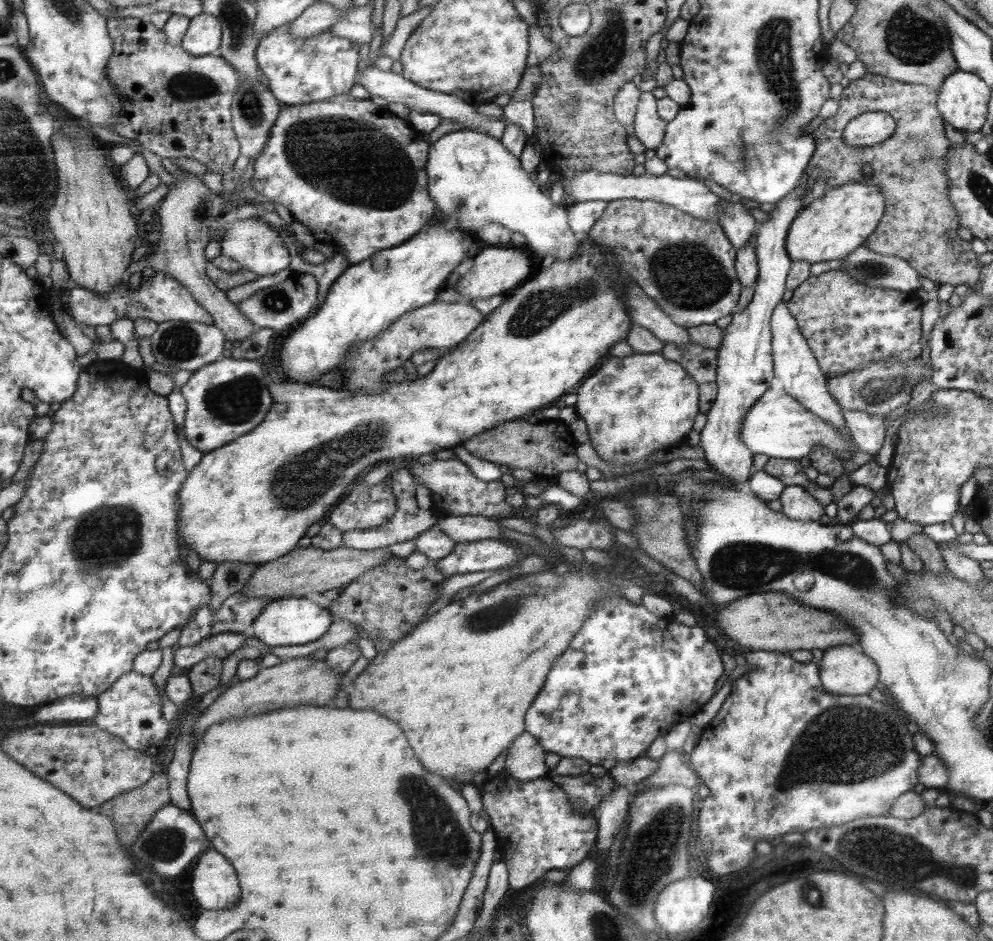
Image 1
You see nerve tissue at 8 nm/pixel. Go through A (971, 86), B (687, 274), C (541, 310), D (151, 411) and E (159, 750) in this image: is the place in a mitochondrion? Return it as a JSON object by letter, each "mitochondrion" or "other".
{"A":"other","B":"mitochondrion","C":"mitochondrion","D":"other","E":"other"}

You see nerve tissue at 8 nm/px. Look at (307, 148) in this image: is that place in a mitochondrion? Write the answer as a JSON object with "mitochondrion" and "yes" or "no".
{"mitochondrion":"yes"}

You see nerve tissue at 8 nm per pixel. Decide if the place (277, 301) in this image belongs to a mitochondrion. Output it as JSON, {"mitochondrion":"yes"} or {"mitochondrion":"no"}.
{"mitochondrion":"yes"}

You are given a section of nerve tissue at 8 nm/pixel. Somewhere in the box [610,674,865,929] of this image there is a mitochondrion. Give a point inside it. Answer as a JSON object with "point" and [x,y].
{"point":[652,846]}

